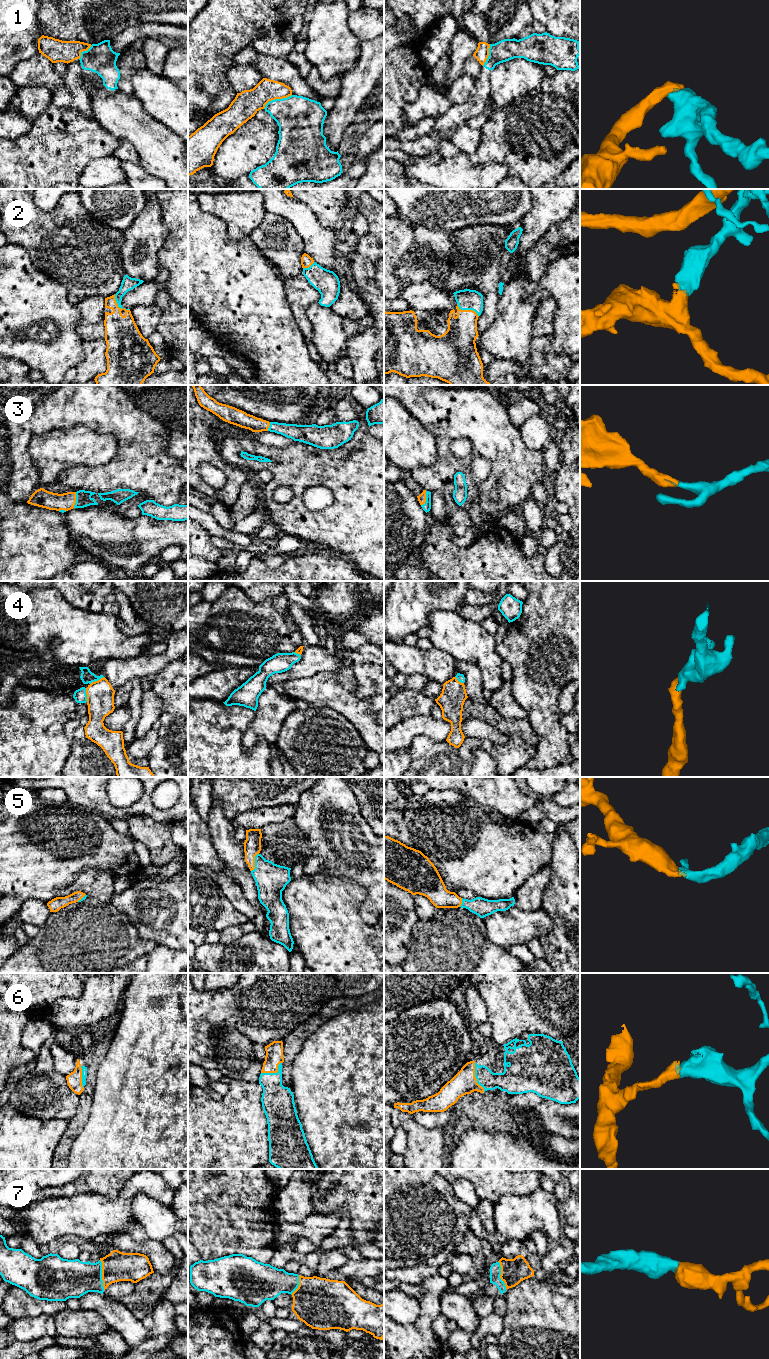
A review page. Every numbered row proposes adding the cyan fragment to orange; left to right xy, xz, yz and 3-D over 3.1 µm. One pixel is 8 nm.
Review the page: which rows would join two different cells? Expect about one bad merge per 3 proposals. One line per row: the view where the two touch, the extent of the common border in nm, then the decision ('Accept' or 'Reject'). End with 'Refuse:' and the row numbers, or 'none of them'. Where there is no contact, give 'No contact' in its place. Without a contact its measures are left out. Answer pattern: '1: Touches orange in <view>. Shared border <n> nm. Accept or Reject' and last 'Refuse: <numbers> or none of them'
1: Touches orange in xz. Shared border 260 nm. Reject
2: Touches orange in yz. Shared border 200 nm. Accept
3: Touches orange in yz. Shared border 130 nm. Accept
4: Touches orange in xy. Shared border 130 nm. Accept
5: Touches orange in xz. Shared border 160 nm. Accept
6: Touches orange in yz. Shared border 260 nm. Accept
7: Touches orange in xy. Shared border 240 nm. Accept
Refuse: 1

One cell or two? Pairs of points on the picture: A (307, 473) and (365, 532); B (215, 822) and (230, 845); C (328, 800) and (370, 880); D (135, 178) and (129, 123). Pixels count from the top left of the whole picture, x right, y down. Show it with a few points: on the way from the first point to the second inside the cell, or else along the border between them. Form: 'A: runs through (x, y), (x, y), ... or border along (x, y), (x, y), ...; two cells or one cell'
A: runs through (326, 474), (365, 513); one cell
B: runs through (220, 828), (224, 839); one cell
C: runs through (347, 815), (347, 833), (368, 859); one cell
D: border along (140, 163), (152, 175), (158, 178); two cells

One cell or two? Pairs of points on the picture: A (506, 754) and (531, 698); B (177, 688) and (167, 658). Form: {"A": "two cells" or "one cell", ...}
{"A": "two cells", "B": "two cells"}

